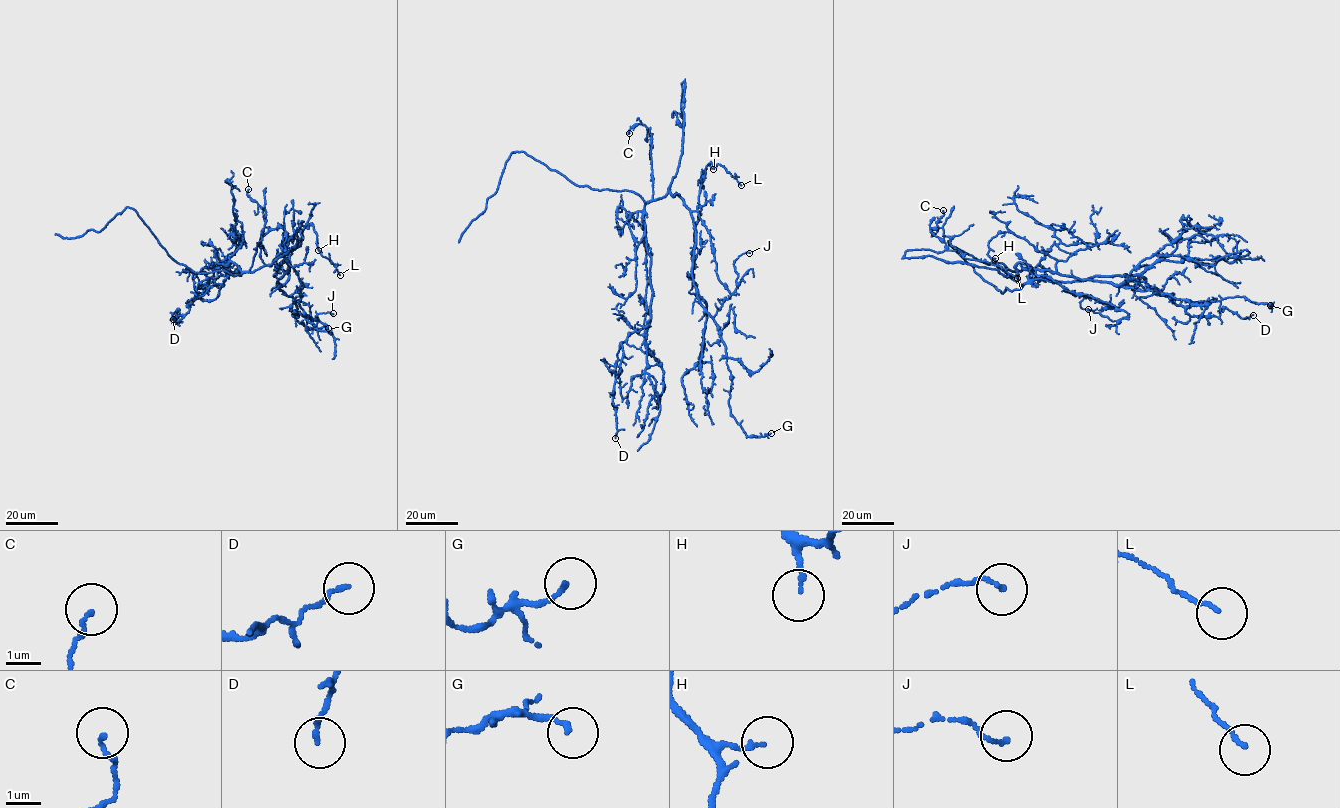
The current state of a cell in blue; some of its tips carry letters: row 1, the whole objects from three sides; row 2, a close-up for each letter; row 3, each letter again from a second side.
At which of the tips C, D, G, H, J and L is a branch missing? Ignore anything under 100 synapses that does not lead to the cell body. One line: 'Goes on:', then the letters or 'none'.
Goes on: none

